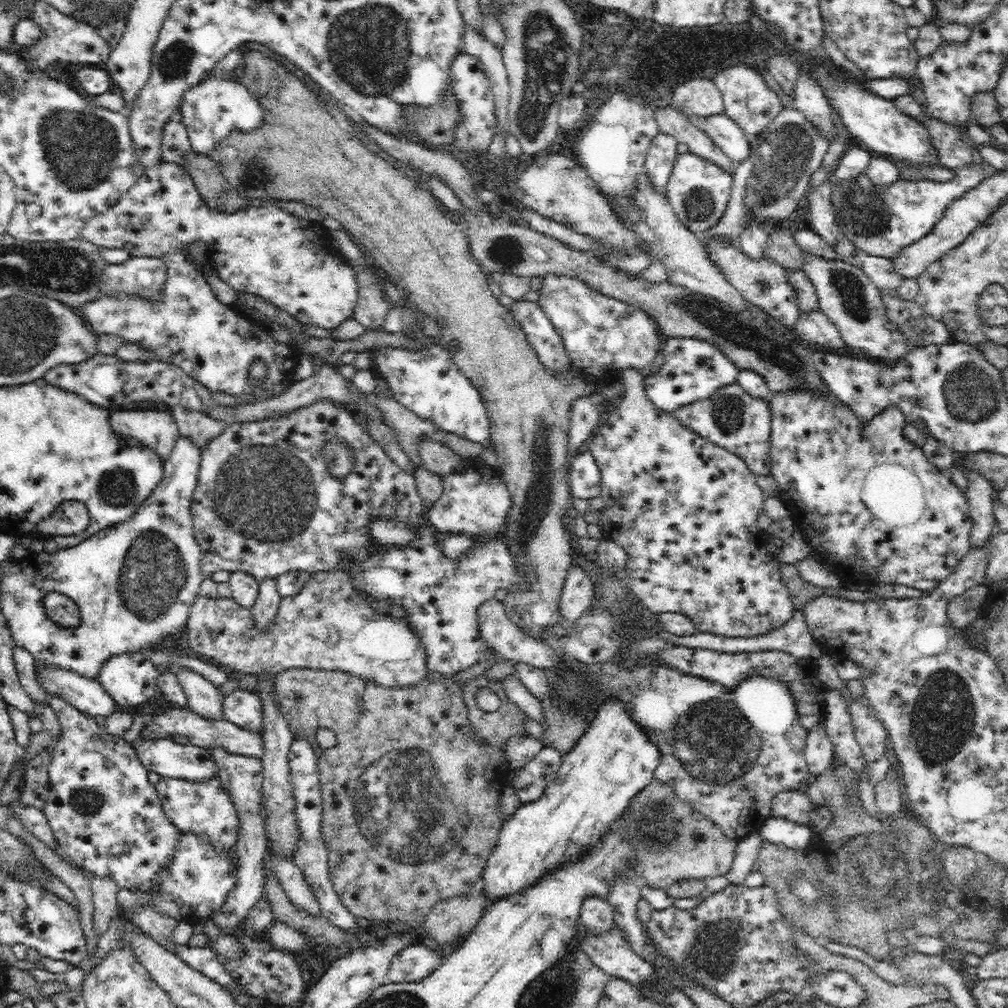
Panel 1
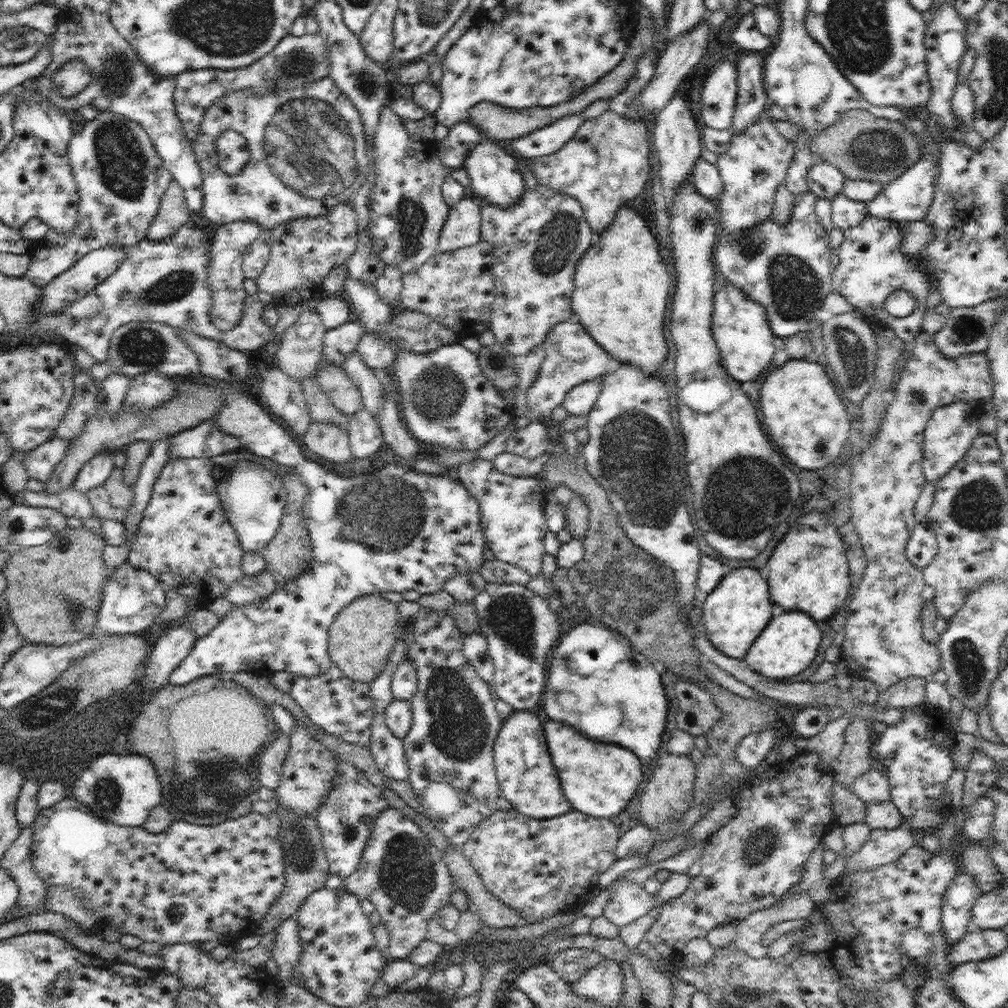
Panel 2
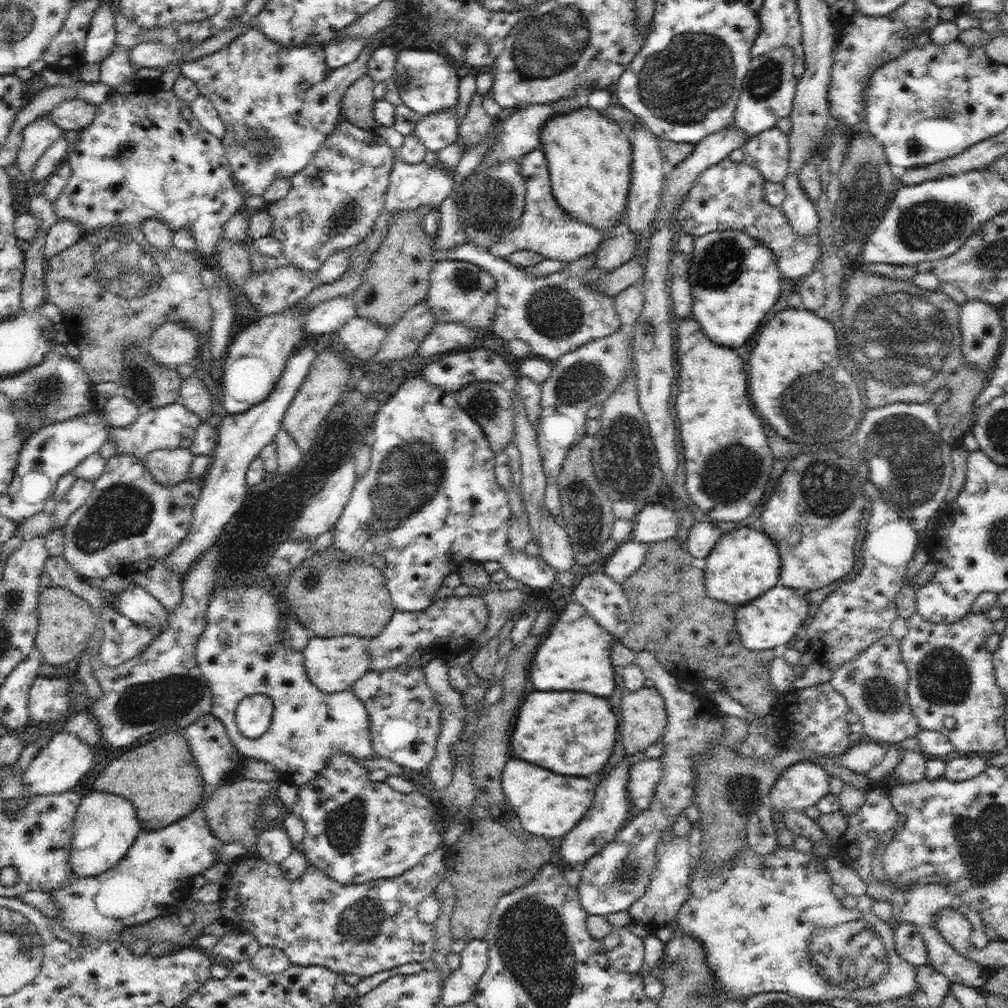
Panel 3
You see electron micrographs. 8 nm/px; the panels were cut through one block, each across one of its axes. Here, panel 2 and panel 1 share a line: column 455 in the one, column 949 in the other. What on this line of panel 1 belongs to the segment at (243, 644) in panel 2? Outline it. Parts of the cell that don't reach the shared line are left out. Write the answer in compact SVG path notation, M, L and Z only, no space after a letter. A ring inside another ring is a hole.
M804 389L787 390L773 393L769 401L771 410L771 433L769 444L769 469L770 475L777 482L780 490L779 499L786 505L790 516L795 522L796 529L801 532L807 543L813 548L816 558L822 564L828 565L841 578L848 582L870 582L878 584L903 584L912 588L930 591L934 590L941 582L956 570L958 563L971 549L970 536L973 520L970 514L969 504L960 487L956 486L948 472L941 471L924 454L923 448L916 446L905 436L905 416L897 406L889 406L880 414L874 416L864 424L854 411L844 404L838 397L830 399L828 395L820 395L816 391L804 391Z

